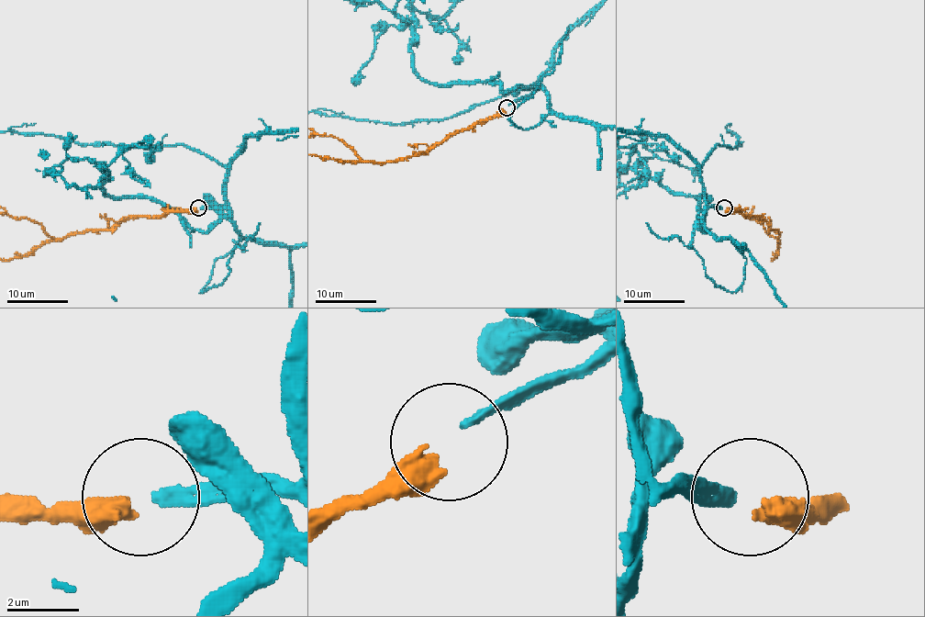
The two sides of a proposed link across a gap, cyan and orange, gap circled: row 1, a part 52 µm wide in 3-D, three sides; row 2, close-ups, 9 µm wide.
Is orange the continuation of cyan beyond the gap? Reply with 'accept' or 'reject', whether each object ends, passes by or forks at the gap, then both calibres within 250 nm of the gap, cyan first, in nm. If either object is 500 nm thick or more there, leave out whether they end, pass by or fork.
accept; calibres 280 and 550 nm

